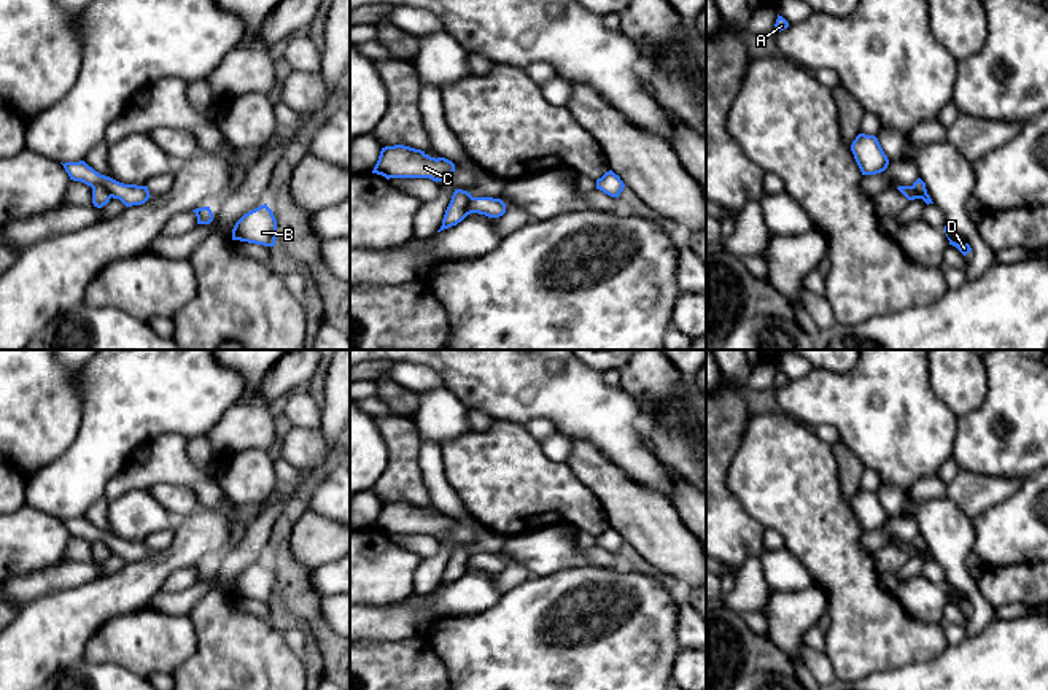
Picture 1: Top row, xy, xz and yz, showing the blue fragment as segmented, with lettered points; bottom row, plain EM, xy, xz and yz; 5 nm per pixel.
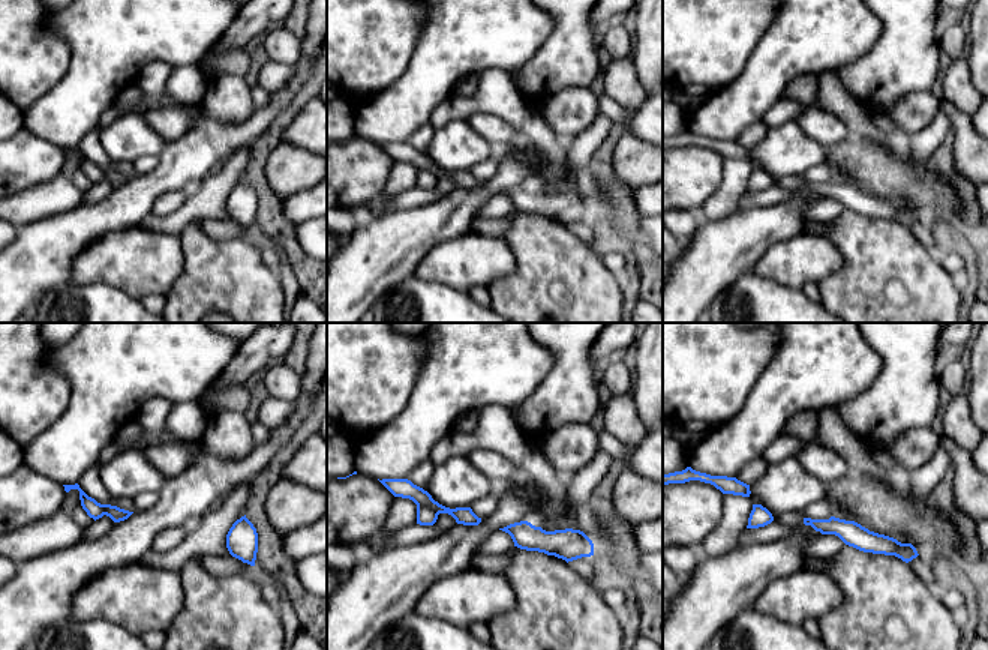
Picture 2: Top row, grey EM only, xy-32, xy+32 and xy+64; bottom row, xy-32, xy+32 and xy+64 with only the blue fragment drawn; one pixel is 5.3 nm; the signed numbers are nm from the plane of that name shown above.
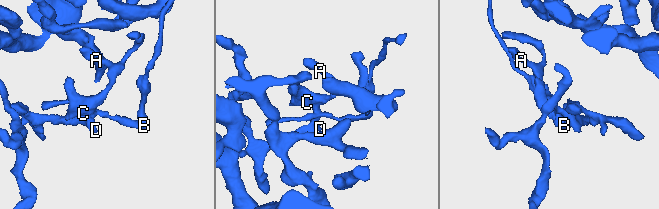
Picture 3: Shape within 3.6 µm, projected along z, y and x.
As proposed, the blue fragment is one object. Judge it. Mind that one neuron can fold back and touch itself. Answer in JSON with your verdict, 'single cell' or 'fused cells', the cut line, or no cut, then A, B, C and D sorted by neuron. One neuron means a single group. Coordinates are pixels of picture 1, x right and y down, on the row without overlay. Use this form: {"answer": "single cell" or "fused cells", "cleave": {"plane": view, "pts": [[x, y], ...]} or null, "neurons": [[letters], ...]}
{"answer": "fused cells", "cleave": {"plane": "xy", "pts": [[91, 542], [100, 541], [112, 552]]}, "neurons": [["A", "C", "D"], ["B"]]}

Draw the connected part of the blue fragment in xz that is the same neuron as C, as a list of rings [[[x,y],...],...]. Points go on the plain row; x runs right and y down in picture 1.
[[[404,501],[385,502],[372,529],[390,534],[429,534],[442,537],[453,531],[455,520],[445,514],[431,514],[421,506]]]

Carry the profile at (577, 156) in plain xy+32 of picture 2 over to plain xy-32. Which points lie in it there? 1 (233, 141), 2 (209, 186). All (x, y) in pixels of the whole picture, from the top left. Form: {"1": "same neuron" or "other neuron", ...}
{"1": "other neuron", "2": "same neuron"}

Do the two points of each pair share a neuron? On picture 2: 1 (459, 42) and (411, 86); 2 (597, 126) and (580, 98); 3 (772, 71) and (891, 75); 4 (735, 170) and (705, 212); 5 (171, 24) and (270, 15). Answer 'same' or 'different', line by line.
1: same
2: different
3: different
4: same
5: different

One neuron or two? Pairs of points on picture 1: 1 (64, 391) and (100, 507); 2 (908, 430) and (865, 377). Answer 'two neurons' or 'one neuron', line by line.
1: two neurons
2: one neuron

